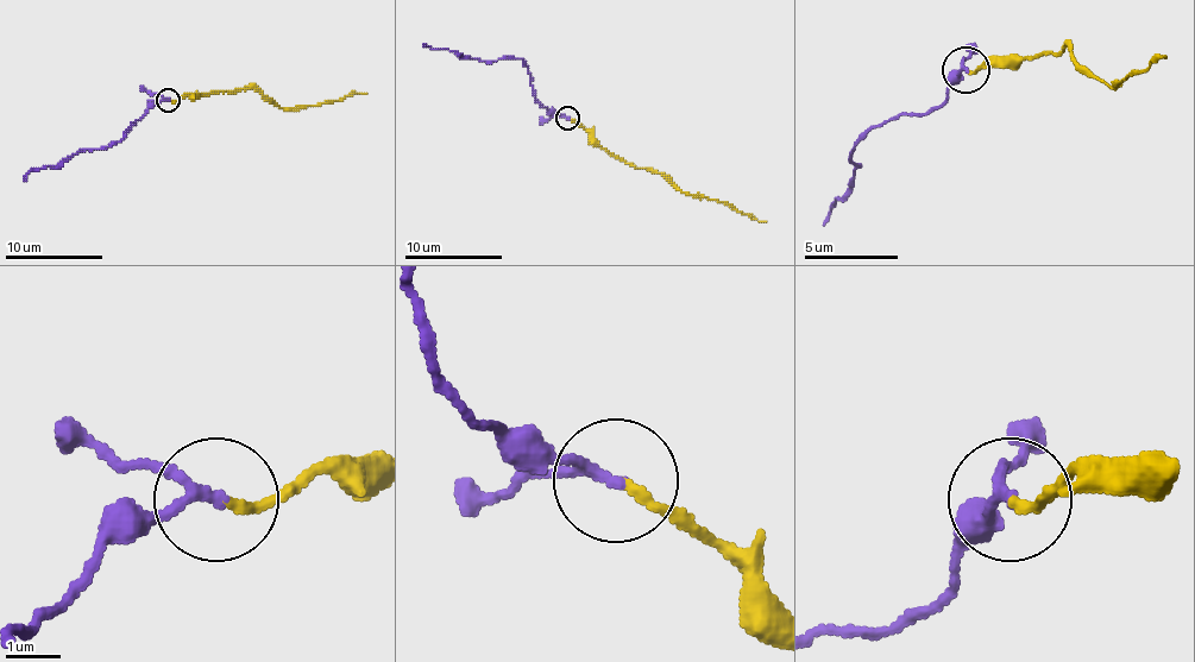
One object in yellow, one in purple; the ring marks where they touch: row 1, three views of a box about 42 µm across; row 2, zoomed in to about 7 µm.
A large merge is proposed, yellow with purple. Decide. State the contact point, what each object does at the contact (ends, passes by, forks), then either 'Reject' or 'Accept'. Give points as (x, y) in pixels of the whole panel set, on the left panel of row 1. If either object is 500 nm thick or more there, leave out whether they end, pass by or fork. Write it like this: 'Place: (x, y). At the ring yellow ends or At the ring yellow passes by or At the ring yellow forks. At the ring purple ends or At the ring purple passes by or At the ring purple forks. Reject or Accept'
Place: (168, 100). At the ring yellow ends. At the ring purple passes by. Accept

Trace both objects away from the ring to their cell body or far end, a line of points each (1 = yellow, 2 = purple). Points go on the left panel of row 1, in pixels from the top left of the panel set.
1: (168, 100), (180, 100), (189, 93), (257, 88), (284, 108), (366, 93)
2: (168, 100), (155, 102), (121, 139), (99, 149), (80, 149), (58, 166), (33, 169), (24, 181)

